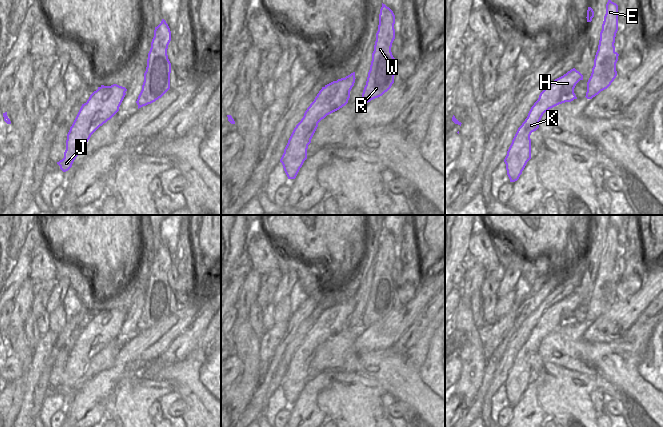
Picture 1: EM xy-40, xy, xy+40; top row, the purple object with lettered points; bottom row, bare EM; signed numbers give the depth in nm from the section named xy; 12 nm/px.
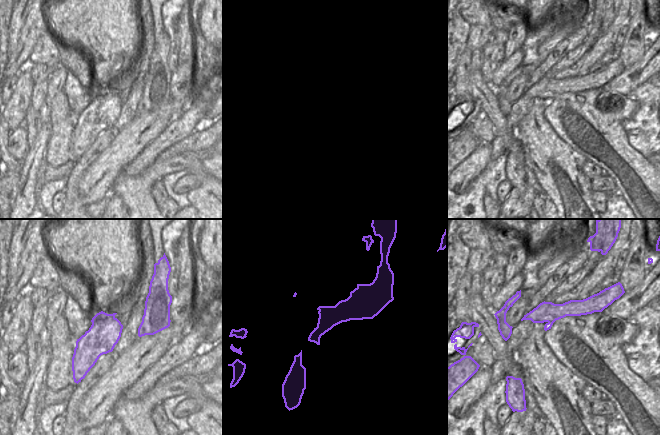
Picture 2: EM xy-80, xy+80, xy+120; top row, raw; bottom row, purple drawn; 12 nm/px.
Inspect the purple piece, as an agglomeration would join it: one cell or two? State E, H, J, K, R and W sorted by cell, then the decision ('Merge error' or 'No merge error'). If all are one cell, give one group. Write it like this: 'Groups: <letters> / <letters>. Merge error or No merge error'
Groups: E H R W / J K. Merge error

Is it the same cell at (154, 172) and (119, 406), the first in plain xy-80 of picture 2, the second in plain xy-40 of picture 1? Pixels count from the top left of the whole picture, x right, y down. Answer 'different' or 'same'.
same

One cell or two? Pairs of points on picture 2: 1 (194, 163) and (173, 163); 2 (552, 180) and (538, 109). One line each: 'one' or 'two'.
1: one
2: one

